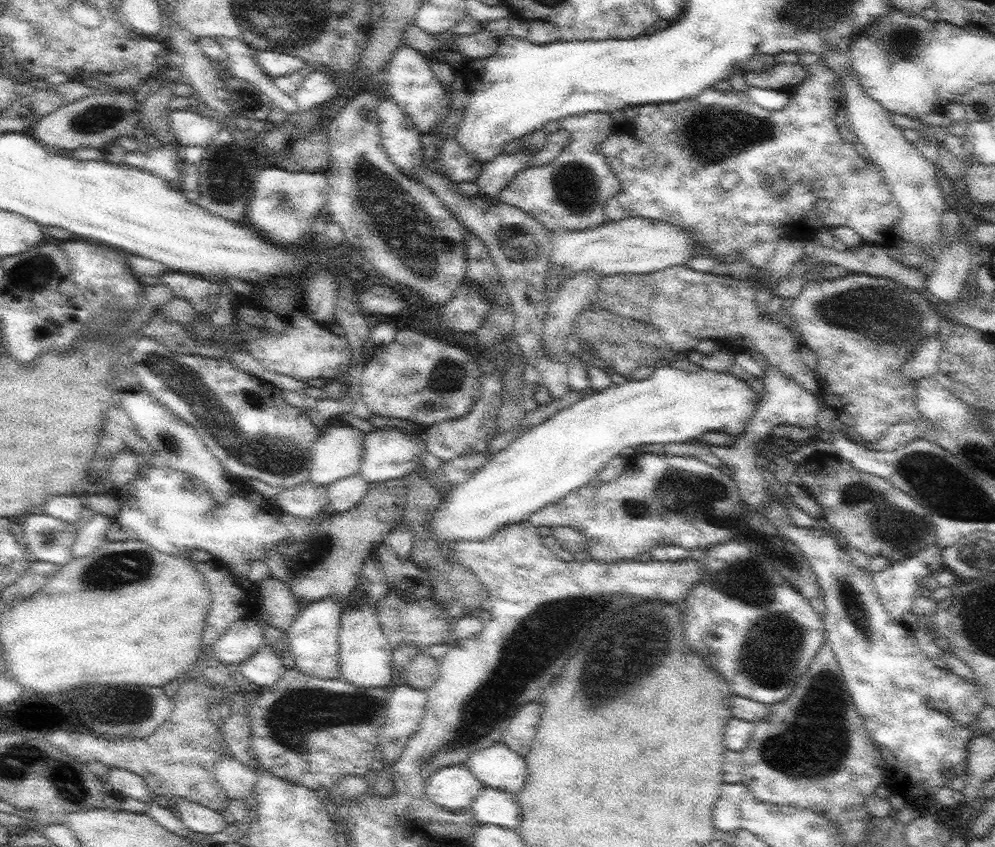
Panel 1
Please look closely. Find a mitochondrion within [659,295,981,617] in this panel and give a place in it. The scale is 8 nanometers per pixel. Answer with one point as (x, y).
(885, 519)

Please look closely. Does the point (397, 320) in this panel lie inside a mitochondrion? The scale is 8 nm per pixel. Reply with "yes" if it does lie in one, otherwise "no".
no

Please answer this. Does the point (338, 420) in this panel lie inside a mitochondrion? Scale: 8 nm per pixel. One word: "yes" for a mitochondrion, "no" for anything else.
no

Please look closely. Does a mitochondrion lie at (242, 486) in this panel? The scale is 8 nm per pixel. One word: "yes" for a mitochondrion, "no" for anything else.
no

